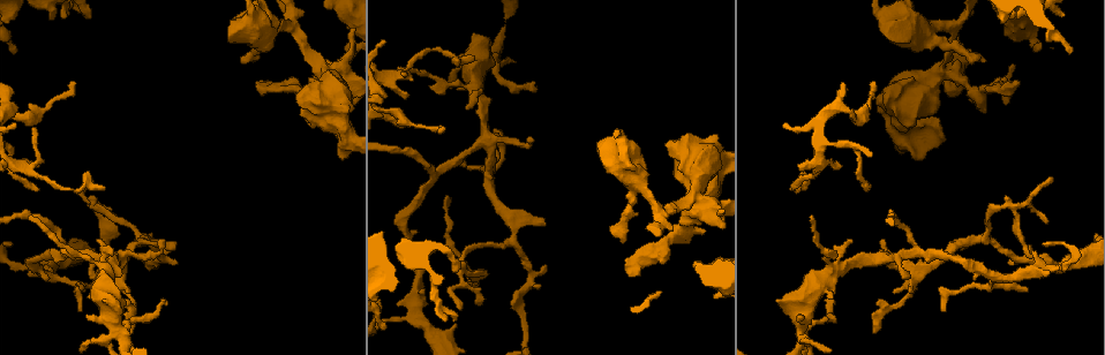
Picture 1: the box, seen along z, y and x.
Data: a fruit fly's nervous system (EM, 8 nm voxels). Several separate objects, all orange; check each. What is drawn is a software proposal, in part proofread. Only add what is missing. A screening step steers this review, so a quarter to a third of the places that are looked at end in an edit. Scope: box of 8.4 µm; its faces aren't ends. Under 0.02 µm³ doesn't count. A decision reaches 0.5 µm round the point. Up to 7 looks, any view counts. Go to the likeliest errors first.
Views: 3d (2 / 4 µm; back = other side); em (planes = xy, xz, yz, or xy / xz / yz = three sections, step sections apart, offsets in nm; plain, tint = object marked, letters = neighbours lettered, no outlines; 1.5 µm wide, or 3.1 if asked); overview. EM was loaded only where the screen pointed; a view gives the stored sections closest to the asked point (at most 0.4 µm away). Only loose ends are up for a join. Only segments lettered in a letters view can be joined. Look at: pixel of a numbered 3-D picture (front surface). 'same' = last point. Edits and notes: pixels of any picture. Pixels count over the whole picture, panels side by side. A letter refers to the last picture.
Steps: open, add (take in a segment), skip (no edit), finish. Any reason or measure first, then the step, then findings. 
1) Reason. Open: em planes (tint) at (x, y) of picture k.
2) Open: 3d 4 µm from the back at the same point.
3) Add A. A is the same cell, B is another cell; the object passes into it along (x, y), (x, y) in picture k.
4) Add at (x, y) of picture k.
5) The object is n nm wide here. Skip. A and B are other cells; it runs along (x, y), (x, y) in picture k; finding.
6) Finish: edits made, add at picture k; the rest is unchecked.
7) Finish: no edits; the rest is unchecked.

An open end. Open: em planes (letters) at (385, 328) of picture 1.

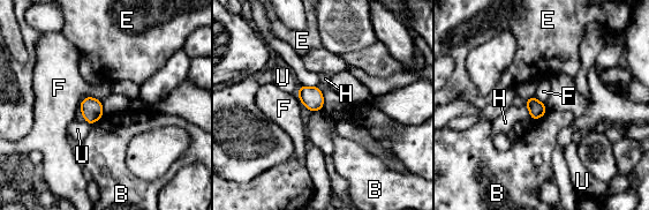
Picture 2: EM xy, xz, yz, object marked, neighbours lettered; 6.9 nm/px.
The object is 110 nm wide here. Skip. B, E, F, H and U are other cells; a border runs along (100, 102), (87, 96), (78, 106) in picture 2; no lettered segment goes on from it.

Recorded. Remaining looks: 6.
Branch stops here. Open: 3d 2 µm at (175, 249) of picture 1.

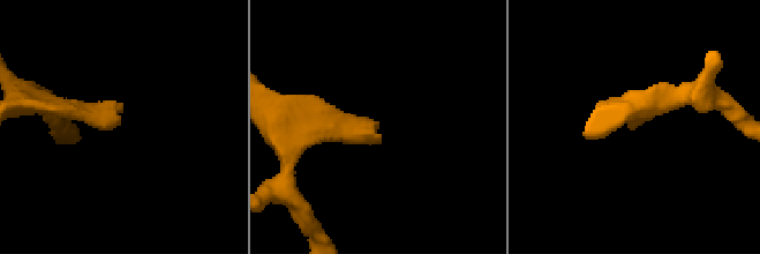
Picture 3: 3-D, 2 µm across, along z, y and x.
Shape alone is not enough. Open: em planes (letters) at (378, 122) of picture 3.

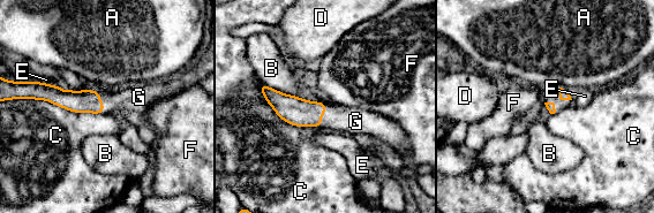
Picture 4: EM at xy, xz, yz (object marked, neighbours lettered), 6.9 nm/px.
Add G. G is the same cell, A, B, C, D, E and F are other cells; the object passes into it along (563, 94), (561, 99), (559, 105) in picture 4; the neuron continues.

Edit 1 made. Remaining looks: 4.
Open: overview.

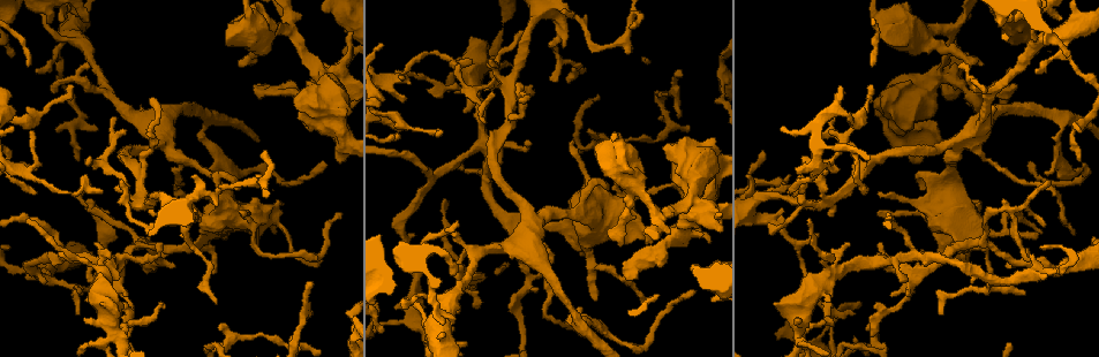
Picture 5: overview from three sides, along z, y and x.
Free end. Open: em planes (letters) at (36, 168) of picture 5.

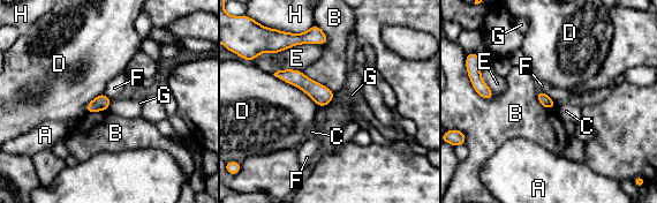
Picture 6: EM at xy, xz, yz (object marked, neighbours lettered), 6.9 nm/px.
The longest contact is with E, 400 nm. Skip. A, B, C, D, E, F, G and H are other cells; none of them fits.

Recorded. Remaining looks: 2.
Finish: edits made, add at picture 4; the rest is unchecked.

